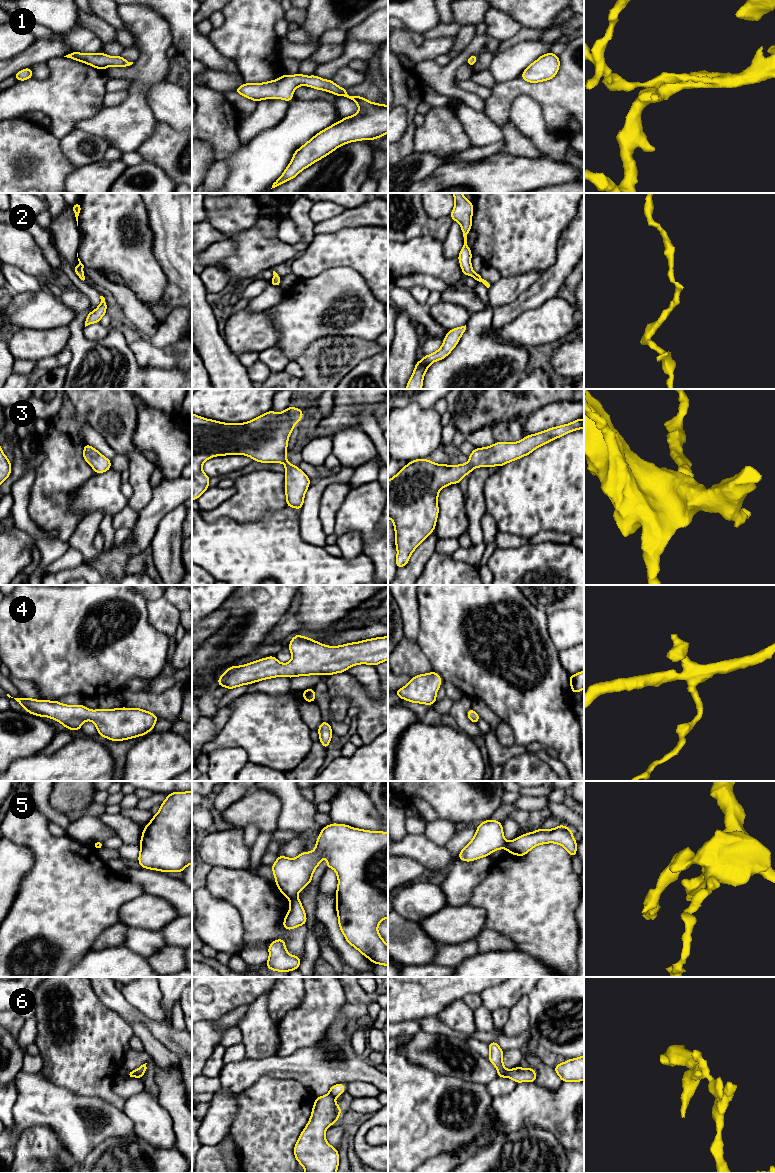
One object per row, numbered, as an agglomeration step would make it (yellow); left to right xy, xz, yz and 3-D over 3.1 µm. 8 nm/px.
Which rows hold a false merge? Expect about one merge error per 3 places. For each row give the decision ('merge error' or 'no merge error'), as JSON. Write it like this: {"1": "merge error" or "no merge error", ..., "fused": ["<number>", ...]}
{"1": "no merge error", "2": "no merge error", "3": "no merge error", "4": "no merge error", "5": "merge error", "6": "merge error", "fused": ["5", "6"]}

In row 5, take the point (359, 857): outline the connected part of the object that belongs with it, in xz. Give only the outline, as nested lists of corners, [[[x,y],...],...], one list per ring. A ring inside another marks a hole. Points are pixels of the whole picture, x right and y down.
[[[336,823],[323,827],[313,851],[304,851],[294,859],[278,855],[271,868],[276,886],[281,893],[289,900],[297,898],[298,893],[312,883],[313,872],[325,855],[327,868],[334,869],[338,878],[335,895],[336,910],[338,924],[346,941],[375,965],[382,964],[388,967],[388,945],[377,929],[381,921],[388,918],[388,833],[352,828],[350,825]]]

